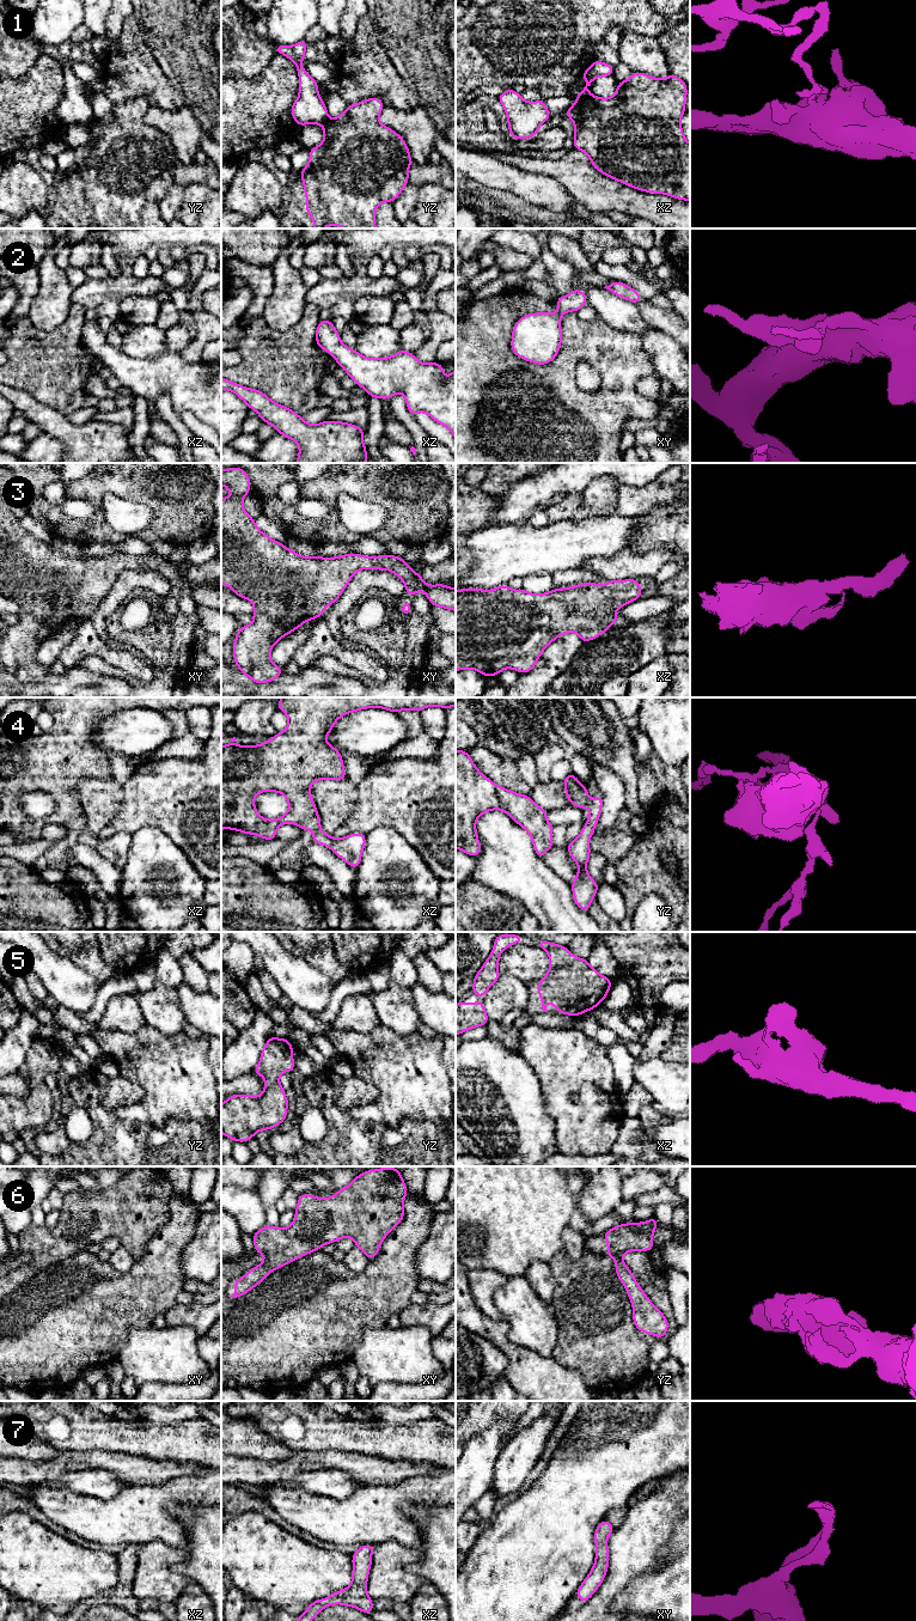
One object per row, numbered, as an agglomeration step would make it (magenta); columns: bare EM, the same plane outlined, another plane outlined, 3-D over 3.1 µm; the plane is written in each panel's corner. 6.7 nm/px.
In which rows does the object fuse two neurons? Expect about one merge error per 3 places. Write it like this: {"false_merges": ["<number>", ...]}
{"false_merges": ["1", "4"]}

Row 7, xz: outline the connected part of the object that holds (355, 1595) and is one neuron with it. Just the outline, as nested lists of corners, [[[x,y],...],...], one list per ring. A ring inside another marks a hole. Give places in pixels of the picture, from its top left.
[[[364,1544],[352,1555],[352,1584],[348,1588],[310,1603],[297,1621],[312,1621],[325,1607],[334,1604],[353,1607],[371,1615],[373,1599],[367,1595],[367,1580],[374,1548],[375,1544]]]

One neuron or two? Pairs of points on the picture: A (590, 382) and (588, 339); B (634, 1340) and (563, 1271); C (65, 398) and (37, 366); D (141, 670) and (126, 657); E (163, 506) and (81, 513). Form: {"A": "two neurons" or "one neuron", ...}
{"A": "two neurons", "B": "one neuron", "C": "one neuron", "D": "one neuron", "E": "two neurons"}

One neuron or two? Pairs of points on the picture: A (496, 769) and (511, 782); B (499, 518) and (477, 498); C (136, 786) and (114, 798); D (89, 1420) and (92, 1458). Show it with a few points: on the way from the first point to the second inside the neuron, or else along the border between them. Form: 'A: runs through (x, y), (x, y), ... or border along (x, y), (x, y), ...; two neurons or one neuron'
A: runs through (500, 772), (507, 779); one neuron
B: border along (494, 495), (498, 499), (499, 506), (487, 524); two neurons
C: border along (122, 784), (122, 805), (110, 820); two neurons
D: border along (63, 1450), (118, 1452); two neurons

